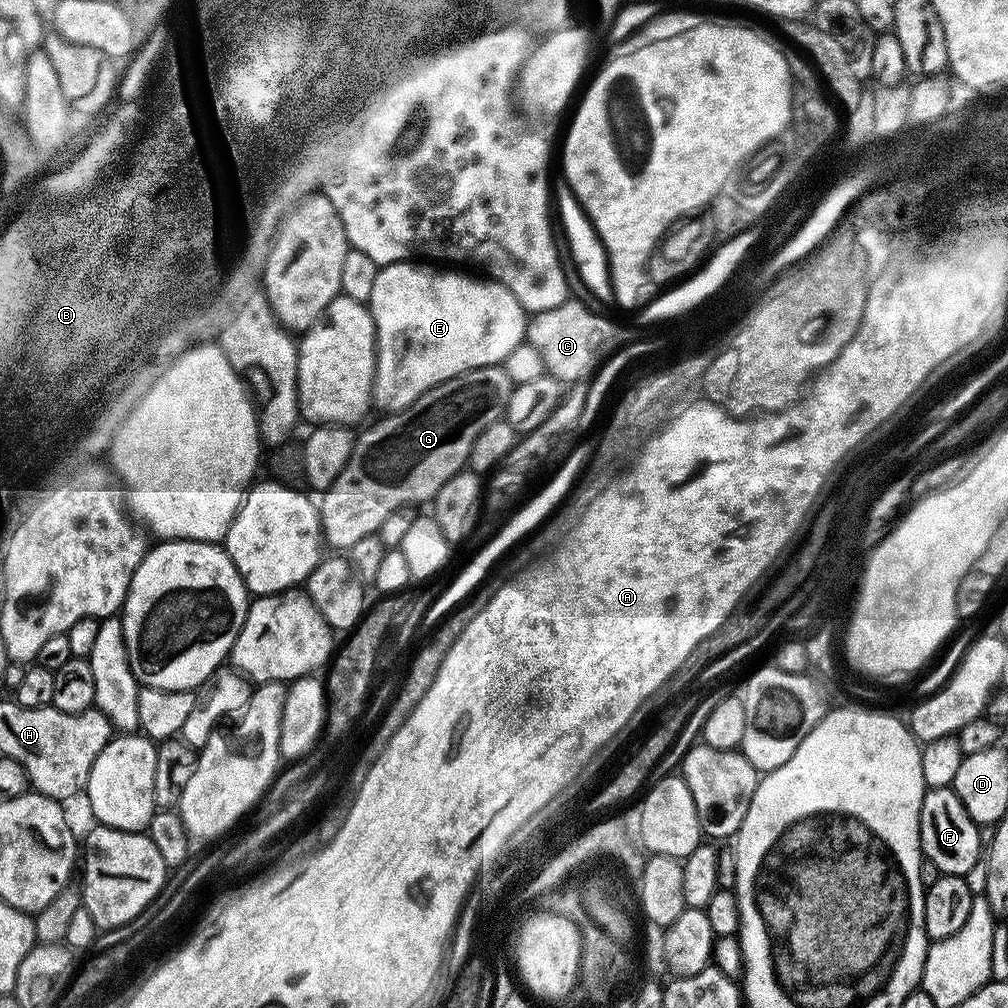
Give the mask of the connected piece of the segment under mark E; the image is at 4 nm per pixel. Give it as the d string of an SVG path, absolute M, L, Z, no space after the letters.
M401 262L399 264L385 264L379 269L374 278L374 294L370 301L370 311L372 314L372 320L376 324L376 383L374 385L374 404L378 409L381 408L381 413L391 414L393 412L400 412L406 406L410 406L418 398L422 398L422 394L426 394L426 390L430 390L434 386L438 386L442 382L447 380L453 380L455 376L461 376L463 372L472 372L476 368L490 368L499 365L506 357L510 354L510 350L514 350L518 345L525 343L526 340L526 310L518 302L518 298L514 298L514 294L510 294L508 288L503 288L502 285L493 282L491 279L483 278L484 280L475 280L472 276L463 276L463 271L452 270L456 272L435 272L432 268L415 268L415 263L412 262Z

